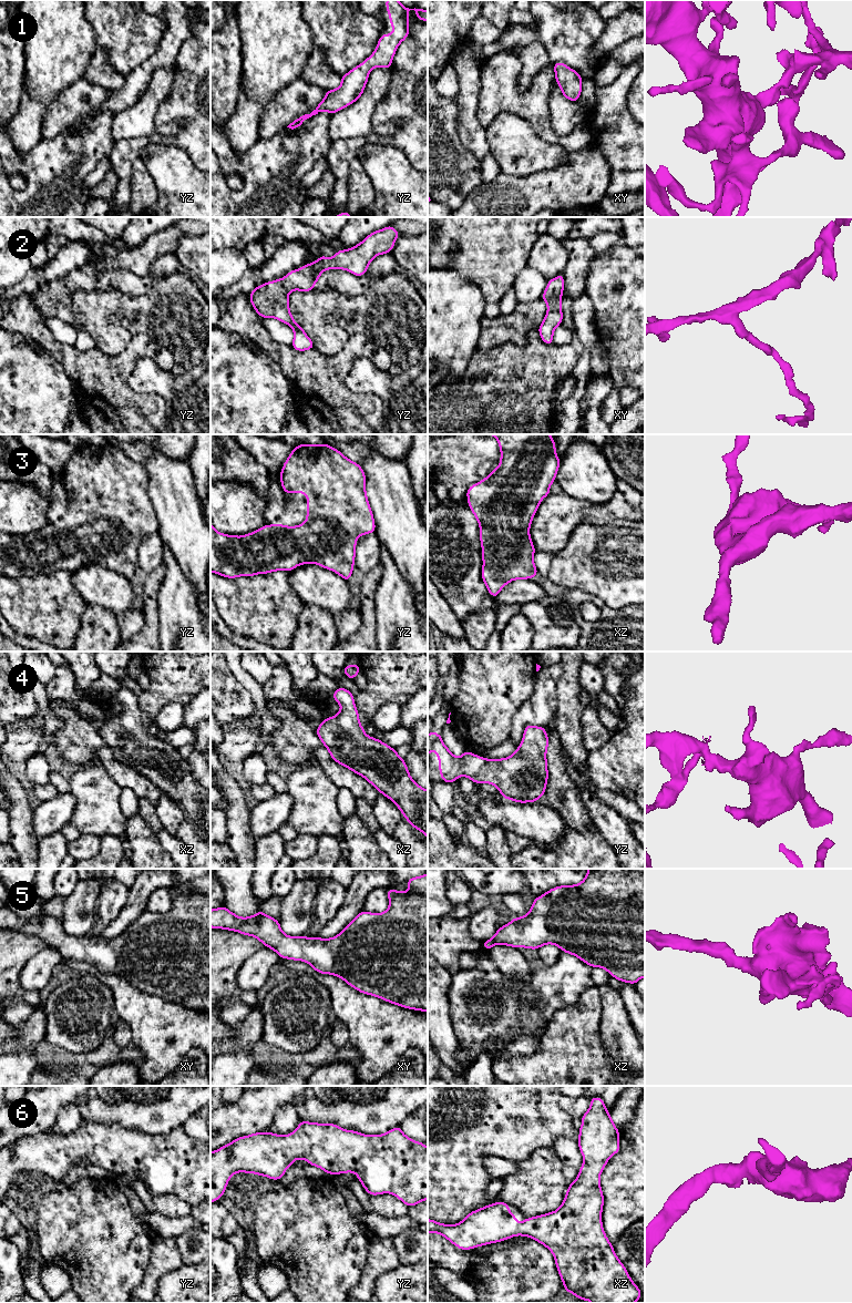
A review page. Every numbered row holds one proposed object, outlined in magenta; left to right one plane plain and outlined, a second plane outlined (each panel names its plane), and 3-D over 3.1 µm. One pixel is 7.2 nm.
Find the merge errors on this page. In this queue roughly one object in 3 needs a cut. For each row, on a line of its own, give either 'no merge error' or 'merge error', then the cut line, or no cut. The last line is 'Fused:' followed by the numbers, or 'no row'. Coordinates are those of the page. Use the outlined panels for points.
1: no merge error; no cut
2: no merge error; no cut
3: no merge error; no cut
4: no merge error; no cut
5: no merge error; no cut
6: no merge error; no cut
Fused: no row

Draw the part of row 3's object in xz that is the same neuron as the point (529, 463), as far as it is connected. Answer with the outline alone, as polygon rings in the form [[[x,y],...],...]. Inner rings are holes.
[[[487,434],[497,439],[501,451],[500,464],[485,479],[466,490],[468,503],[480,525],[483,567],[482,579],[489,594],[495,598],[501,589],[514,579],[532,579],[538,572],[533,561],[535,547],[530,536],[530,526],[541,501],[551,494],[550,486],[555,482],[560,469],[556,443],[550,434]]]

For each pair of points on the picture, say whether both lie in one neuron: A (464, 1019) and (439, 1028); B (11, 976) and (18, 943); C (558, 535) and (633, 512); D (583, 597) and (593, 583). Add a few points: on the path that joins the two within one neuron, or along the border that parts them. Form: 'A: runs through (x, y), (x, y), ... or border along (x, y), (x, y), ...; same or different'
A: border along (447, 998), (452, 1029), (459, 1044); different
B: runs through (11, 968), (13, 966), (13, 951); same
C: runs through (576, 516), (580, 513), (614, 512); same
D: border along (567, 588), (577, 588), (595, 595), (608, 607); different

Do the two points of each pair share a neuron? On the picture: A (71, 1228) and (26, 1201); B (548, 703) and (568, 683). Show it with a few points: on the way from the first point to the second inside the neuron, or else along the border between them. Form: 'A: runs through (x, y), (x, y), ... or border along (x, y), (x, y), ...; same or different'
A: border along (37, 1196), (34, 1207); different
B: border along (562, 669), (556, 686), (556, 712), (553, 719); different

